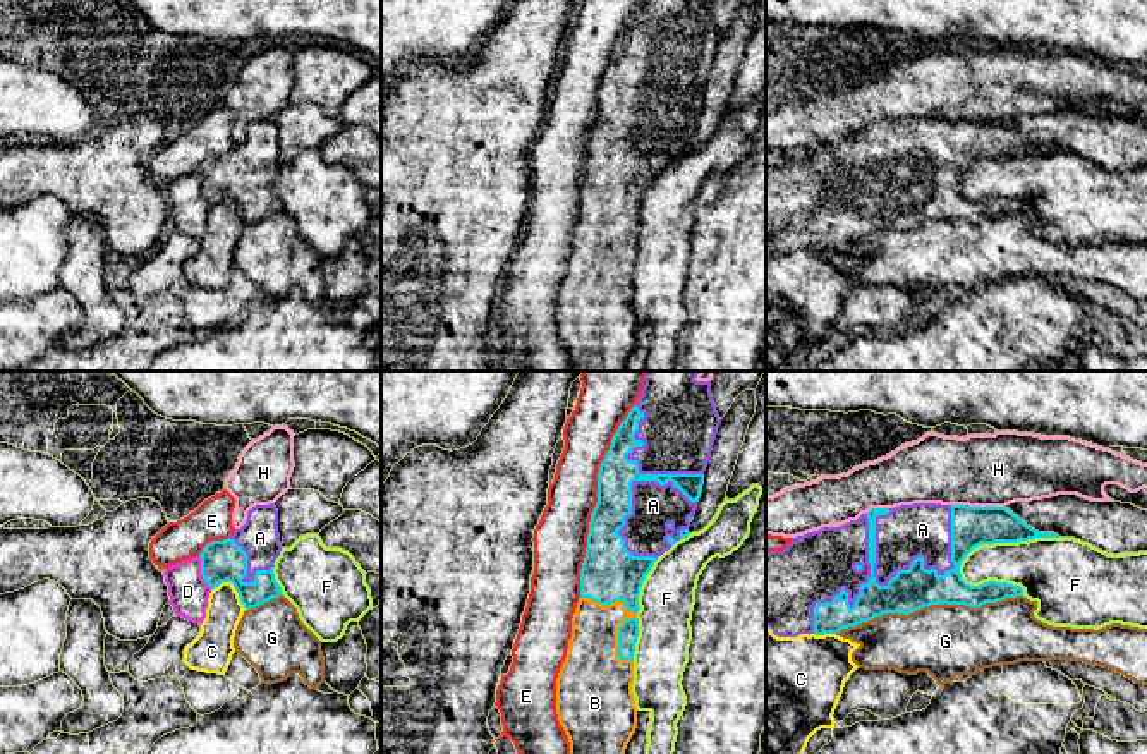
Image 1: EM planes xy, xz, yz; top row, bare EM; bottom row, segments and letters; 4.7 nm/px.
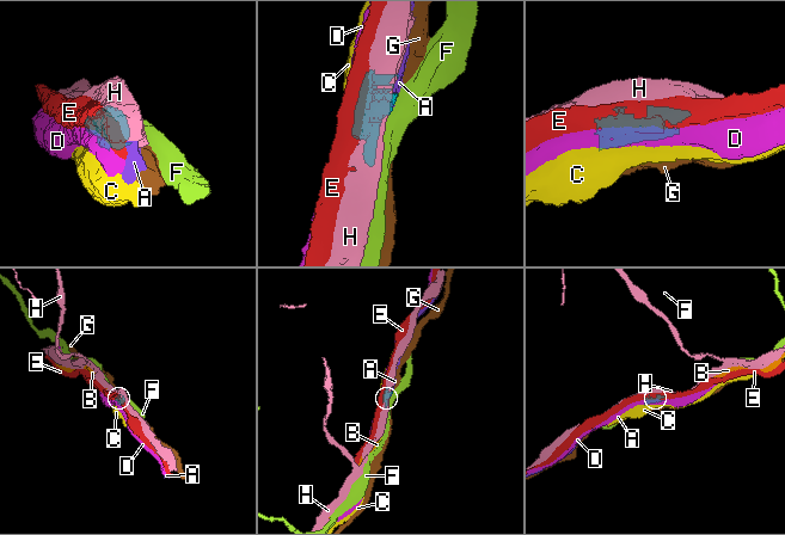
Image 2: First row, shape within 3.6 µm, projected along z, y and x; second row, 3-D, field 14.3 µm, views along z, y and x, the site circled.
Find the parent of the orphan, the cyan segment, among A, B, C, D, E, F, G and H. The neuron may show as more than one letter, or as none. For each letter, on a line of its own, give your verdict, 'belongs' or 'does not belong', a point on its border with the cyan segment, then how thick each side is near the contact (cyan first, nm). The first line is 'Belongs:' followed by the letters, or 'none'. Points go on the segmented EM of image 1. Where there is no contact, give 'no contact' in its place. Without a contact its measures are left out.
Belongs: A, B
A: belongs; contact yz (895, 576); calibres 190 and 260 nm
B: belongs; contact xz (619, 636); calibres 100 and 340 nm
C: does not belong; contact xy (234, 586); calibres 190 and 170 nm
D: does not belong; contact xy (201, 572); calibres 190 and 180 nm
E: does not belong; contact xz (598, 500); calibres 180 and 260 nm
F: does not belong; contact yz (1001, 541); calibres 190 and 300 nm
G: does not belong; contact yz (928, 605); calibres 190 and 340 nm
H: does not belong; contact yz (977, 507); calibres 190 and 340 nm

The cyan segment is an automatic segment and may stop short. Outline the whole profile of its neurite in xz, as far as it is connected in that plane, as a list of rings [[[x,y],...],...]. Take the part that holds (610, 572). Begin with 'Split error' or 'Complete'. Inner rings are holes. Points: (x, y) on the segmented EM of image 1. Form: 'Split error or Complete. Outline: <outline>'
Split error. Outline: [[[646,371],[646,385],[611,438],[598,472],[598,503],[591,514],[586,558],[580,569],[580,598],[572,618],[567,658],[556,678],[556,714],[570,754],[625,754],[637,728],[632,694],[634,653],[639,637],[639,594],[654,562],[689,536],[702,493],[704,471],[721,419],[711,395],[711,380],[697,381],[701,371]]]

